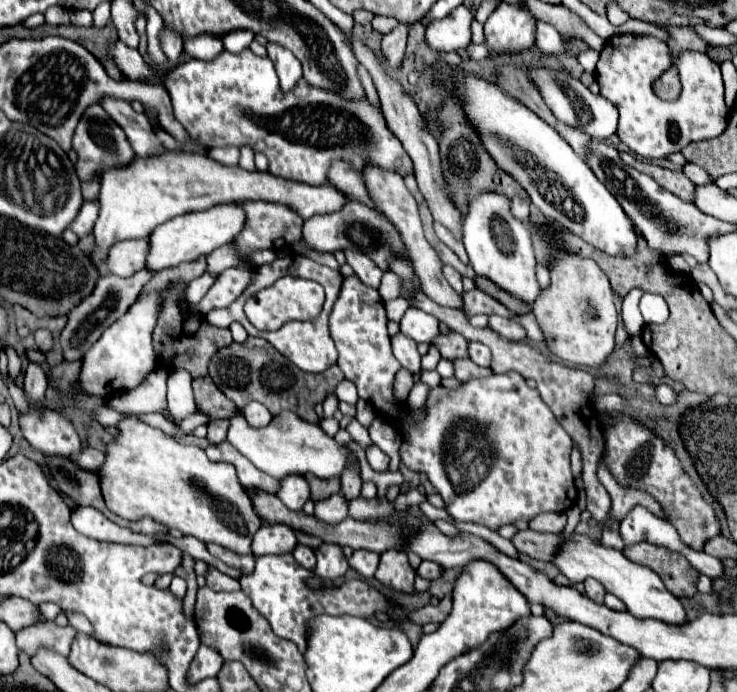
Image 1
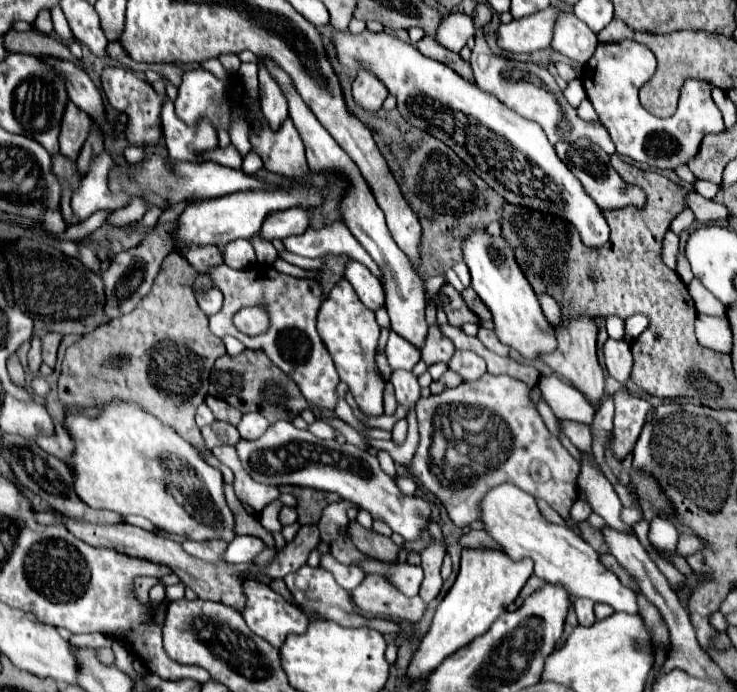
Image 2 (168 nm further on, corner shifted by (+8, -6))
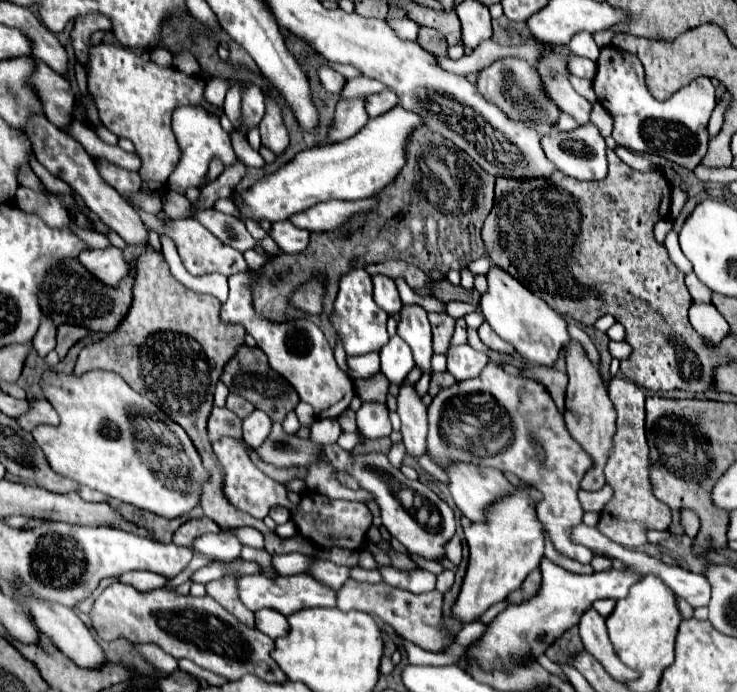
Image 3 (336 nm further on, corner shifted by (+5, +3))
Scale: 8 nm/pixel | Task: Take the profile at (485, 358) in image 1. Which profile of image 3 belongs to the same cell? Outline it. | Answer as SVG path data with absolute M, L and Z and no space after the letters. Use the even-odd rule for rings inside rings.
M469 344L449 348L447 352L447 370L455 376L457 382L477 378L487 362L487 354L473 350Z

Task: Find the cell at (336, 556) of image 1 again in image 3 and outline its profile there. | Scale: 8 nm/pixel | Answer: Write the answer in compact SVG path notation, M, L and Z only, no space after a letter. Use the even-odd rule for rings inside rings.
M295 574L295 576L277 576L277 578L267 578L267 576L243 576L237 580L237 594L239 600L243 602L245 608L251 612L257 612L261 608L271 608L281 612L283 616L289 616L297 610L303 608L335 608L337 604L337 592L331 588L325 588L323 584L317 584L309 574Z

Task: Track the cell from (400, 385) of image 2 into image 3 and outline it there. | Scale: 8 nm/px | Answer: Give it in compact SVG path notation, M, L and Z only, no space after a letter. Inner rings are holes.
M401 384L397 402L405 454L413 460L427 456L427 408L423 406L415 388L409 384Z

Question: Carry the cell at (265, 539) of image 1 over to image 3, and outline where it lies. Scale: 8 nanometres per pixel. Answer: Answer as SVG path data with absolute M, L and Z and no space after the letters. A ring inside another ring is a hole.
M227 532L203 534L193 540L191 550L193 550L193 560L189 562L189 568L185 572L181 572L177 578L169 580L167 585L170 587L176 588L181 585L181 582L190 578L195 570L199 570L211 562L231 562L231 560L239 558L241 542Z

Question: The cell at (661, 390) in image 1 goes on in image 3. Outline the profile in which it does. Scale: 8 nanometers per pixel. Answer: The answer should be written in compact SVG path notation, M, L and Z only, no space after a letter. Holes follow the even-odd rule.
M613 378L609 382L609 398L617 412L615 448L609 464L605 466L607 484L613 488L613 500L601 510L597 530L611 542L623 548L639 548L647 544L649 530L667 530L671 524L671 510L657 500L649 482L649 448L645 438L645 394L643 390L625 378Z

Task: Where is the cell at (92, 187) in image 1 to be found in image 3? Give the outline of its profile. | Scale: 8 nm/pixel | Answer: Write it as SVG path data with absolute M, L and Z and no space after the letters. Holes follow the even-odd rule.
M85 14L85 16L75 18L71 38L73 38L77 60L85 60L87 50L89 50L89 36L95 30L111 30L111 20L107 20L105 14Z

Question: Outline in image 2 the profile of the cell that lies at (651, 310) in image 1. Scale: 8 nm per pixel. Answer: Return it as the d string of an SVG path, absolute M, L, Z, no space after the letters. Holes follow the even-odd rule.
M636 313L636 315L628 317L626 319L626 337L624 337L624 341L632 343L648 325L650 325L650 319L646 315L642 315L642 313Z

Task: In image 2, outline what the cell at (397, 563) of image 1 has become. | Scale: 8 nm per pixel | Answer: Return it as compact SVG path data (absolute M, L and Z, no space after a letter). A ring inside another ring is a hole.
M378 573L366 575L362 585L358 585L350 595L362 611L376 617L418 621L426 611L426 603L420 597L406 597L390 583L388 577Z

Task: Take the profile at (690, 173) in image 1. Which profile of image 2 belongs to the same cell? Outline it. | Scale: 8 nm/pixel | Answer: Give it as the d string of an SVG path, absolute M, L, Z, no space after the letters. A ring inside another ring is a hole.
M698 179L698 181L694 183L694 189L696 189L696 193L704 195L706 199L714 199L716 193L720 191L718 185L714 185L714 183L710 183L710 181L704 181L704 179Z

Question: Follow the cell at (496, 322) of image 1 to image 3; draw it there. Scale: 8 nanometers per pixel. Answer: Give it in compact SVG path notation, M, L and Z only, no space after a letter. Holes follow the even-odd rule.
M481 324L479 326L479 338L481 338L481 342L485 344L485 346L489 346L491 350L495 350L495 352L503 352L503 354L513 354L513 346L511 344L505 344L505 340L501 340L491 328L489 328L489 324Z

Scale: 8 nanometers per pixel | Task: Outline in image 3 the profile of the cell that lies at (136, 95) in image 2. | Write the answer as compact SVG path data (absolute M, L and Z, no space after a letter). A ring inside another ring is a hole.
M97 44L89 48L89 60L85 64L85 74L87 74L87 92L97 106L99 118L107 130L111 130L119 138L129 138L135 144L135 150L141 158L141 168L139 176L143 182L155 180L155 182L165 182L173 168L177 166L181 158L179 144L175 140L175 134L171 130L171 114L179 106L201 106L207 112L213 112L215 116L221 116L223 110L209 104L203 96L205 90L205 80L201 76L187 76L175 68L163 68L151 60L143 60L139 54L125 46L113 46L113 44Z

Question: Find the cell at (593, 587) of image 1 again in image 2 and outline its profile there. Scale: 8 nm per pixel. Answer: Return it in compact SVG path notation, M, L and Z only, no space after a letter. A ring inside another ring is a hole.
M574 599L574 609L582 625L590 625L590 621L596 621L592 607L594 607L594 601L590 599Z

